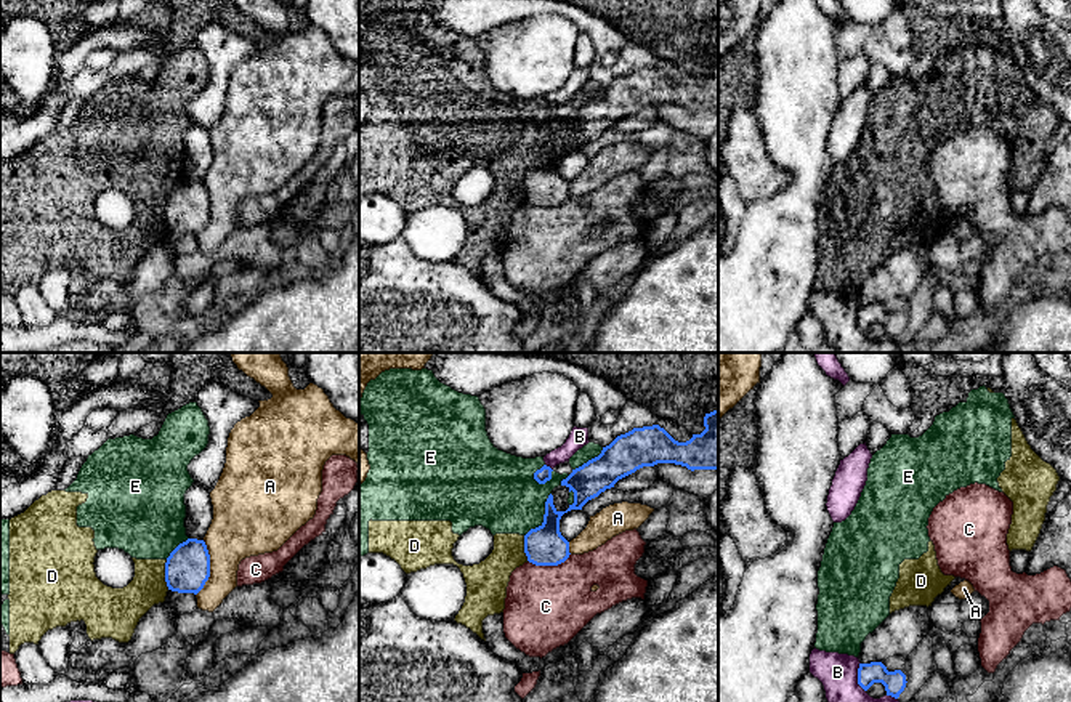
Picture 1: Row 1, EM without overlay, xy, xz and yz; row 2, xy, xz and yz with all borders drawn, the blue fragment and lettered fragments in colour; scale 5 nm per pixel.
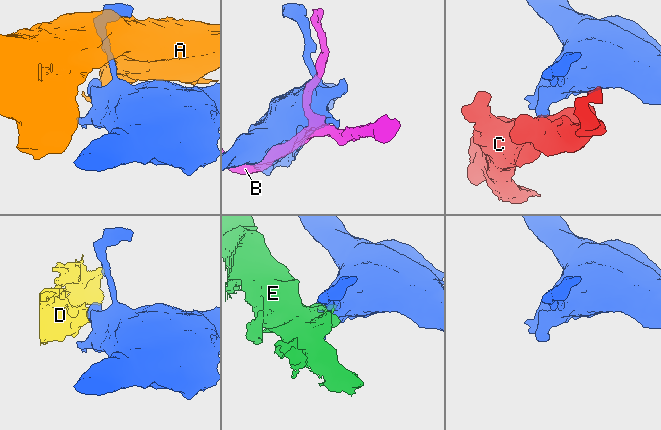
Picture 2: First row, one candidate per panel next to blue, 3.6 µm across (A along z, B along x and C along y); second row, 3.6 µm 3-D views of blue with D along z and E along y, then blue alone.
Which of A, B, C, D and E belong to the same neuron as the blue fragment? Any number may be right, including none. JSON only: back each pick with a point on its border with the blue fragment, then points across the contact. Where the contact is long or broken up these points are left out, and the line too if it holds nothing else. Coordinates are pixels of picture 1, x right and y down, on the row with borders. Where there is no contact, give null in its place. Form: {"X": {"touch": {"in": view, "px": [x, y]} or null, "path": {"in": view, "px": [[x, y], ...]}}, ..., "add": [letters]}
{"add": []}

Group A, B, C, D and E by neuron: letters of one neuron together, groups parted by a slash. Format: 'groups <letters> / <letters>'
groups A / B / C / D E

